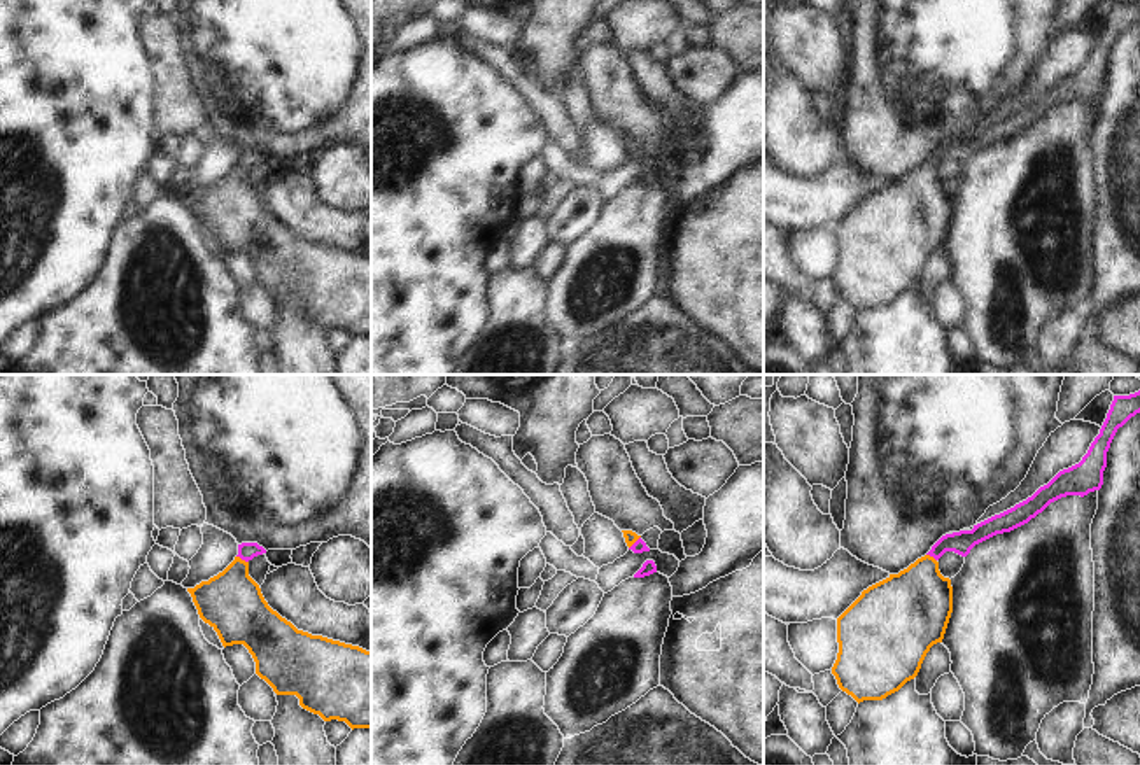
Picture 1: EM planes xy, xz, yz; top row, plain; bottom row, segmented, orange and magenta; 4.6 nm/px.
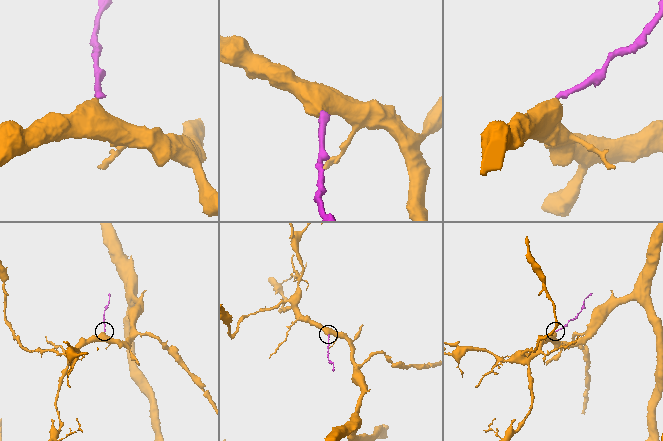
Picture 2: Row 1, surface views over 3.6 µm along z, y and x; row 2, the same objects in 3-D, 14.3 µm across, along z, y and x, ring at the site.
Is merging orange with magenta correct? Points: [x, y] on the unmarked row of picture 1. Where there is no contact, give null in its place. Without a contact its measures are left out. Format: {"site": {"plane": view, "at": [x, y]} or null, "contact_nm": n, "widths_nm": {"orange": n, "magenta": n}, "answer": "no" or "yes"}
{"site": {"plane": "xy", "at": [240, 167]}, "contact_nm": 70, "widths_nm": {"orange": 280, "magenta": 80}, "answer": "yes"}

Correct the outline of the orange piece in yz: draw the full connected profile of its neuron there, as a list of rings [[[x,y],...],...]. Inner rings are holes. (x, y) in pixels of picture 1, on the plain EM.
[[[1140,0],[1114,4],[1100,42],[1079,72],[972,138],[942,144],[907,177],[863,198],[837,226],[839,261],[832,282],[839,296],[860,312],[883,308],[914,287],[930,256],[942,250],[953,221],[951,187],[940,182],[937,168],[946,159],[967,165],[975,152],[1028,131],[1061,105],[1100,98],[1110,51],[1136,21]]]

